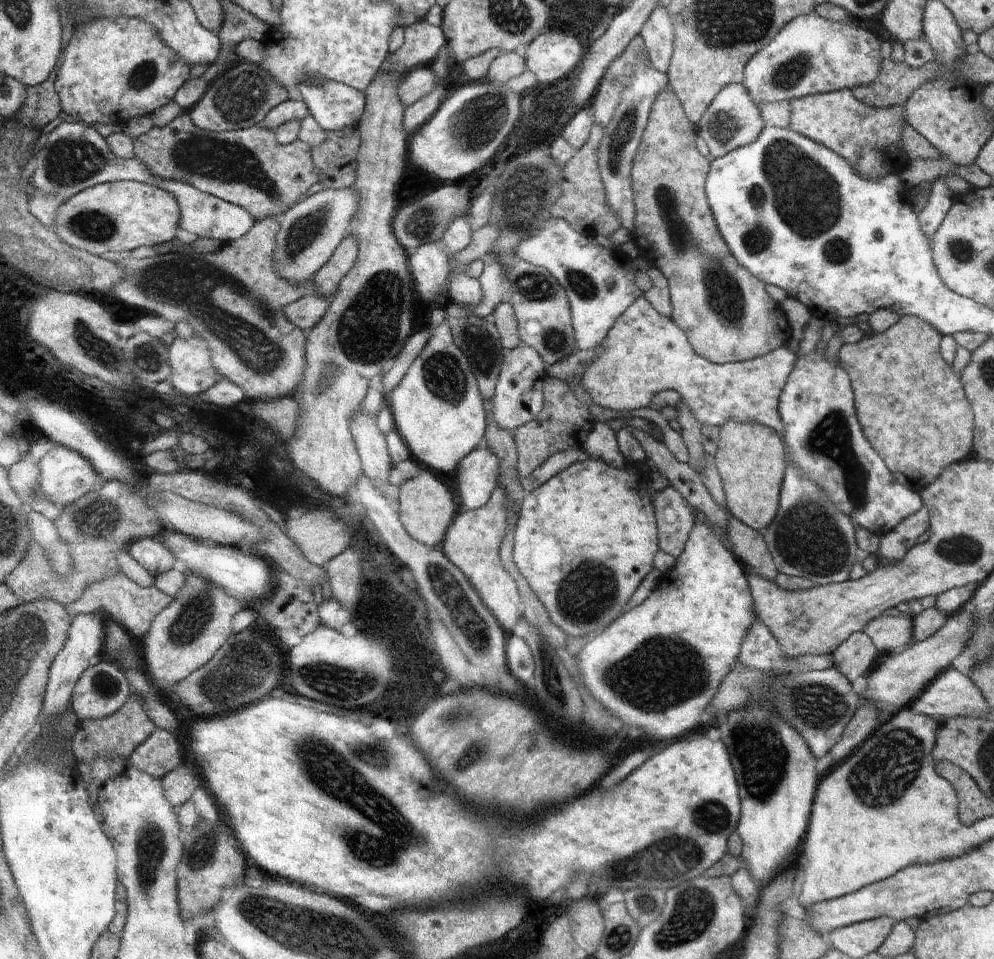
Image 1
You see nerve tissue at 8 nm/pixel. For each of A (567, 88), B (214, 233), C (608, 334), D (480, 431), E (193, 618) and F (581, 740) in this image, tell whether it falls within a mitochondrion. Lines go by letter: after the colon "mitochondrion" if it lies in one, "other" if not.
A: other
B: other
C: other
D: other
E: mitochondrion
F: other

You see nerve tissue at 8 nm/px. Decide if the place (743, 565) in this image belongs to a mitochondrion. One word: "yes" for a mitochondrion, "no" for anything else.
no

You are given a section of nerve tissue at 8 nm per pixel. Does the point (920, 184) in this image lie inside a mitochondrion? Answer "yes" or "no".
no

